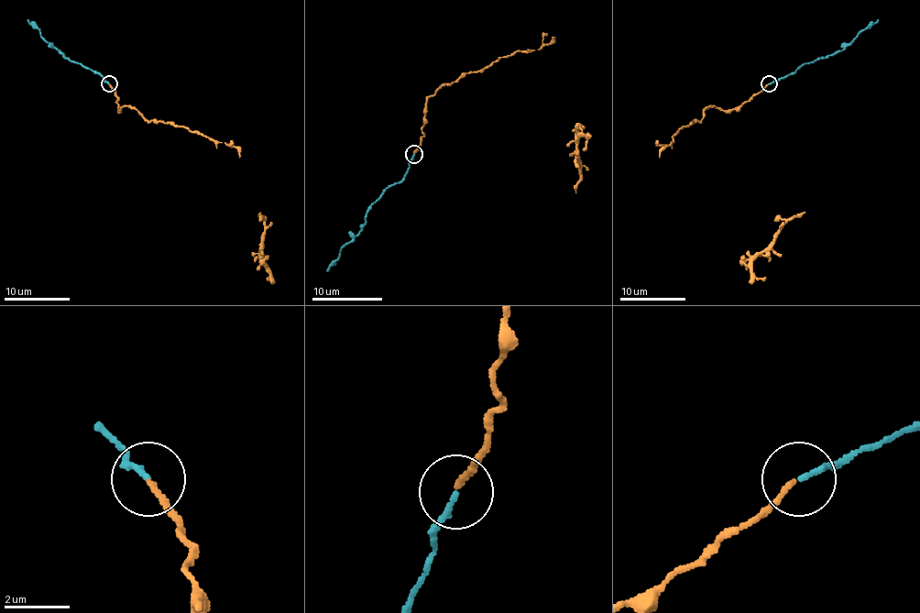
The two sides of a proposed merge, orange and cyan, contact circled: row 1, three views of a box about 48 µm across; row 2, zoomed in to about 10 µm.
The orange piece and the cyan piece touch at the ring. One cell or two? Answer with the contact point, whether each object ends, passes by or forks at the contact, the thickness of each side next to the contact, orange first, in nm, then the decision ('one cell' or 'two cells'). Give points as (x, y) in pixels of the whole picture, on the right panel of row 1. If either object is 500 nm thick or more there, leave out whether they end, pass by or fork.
place (769, 83); orange ends; cyan ends; calibres 160 and 160 nm; one cell

